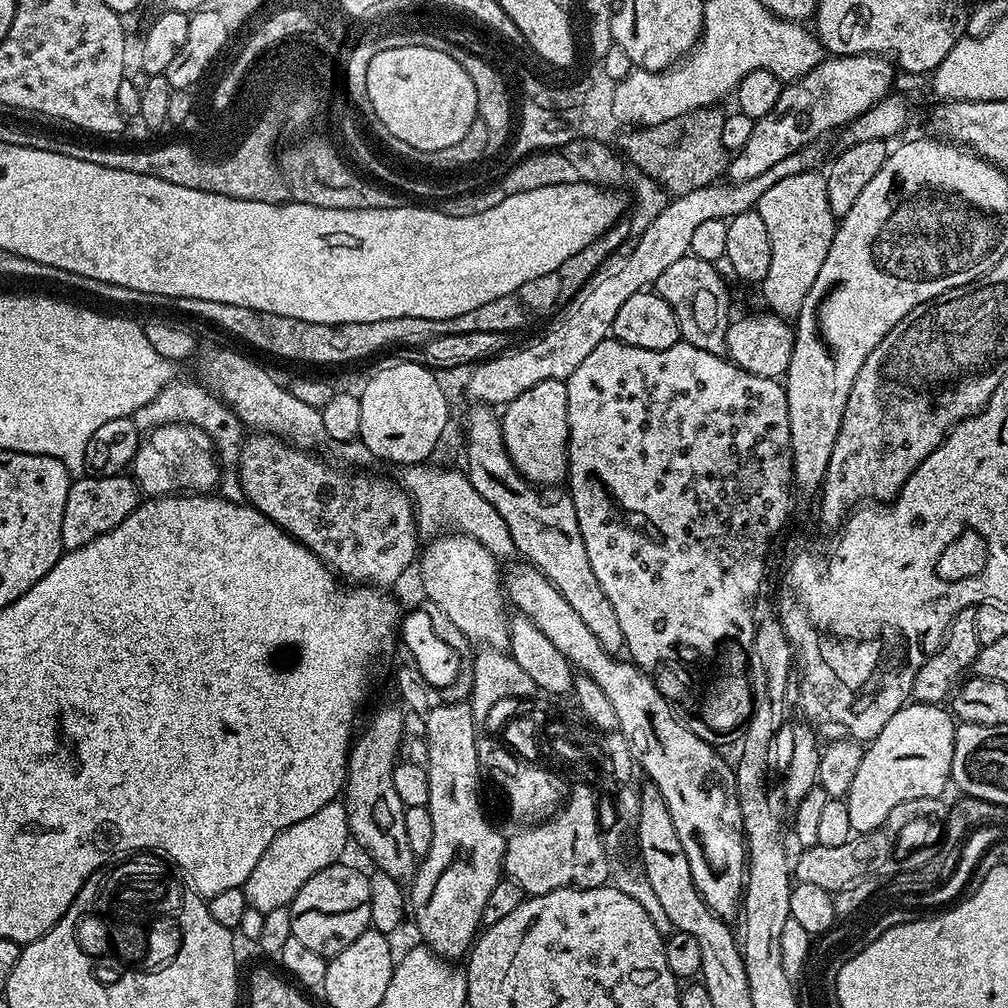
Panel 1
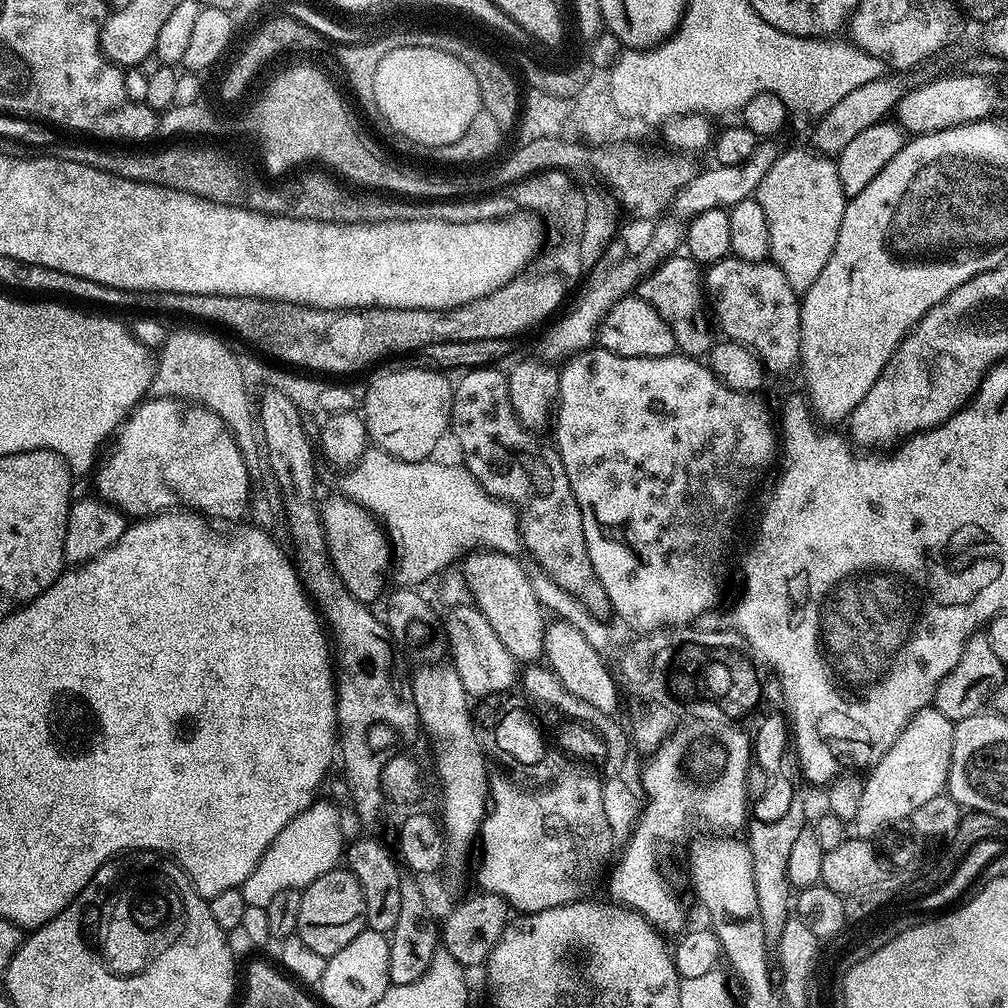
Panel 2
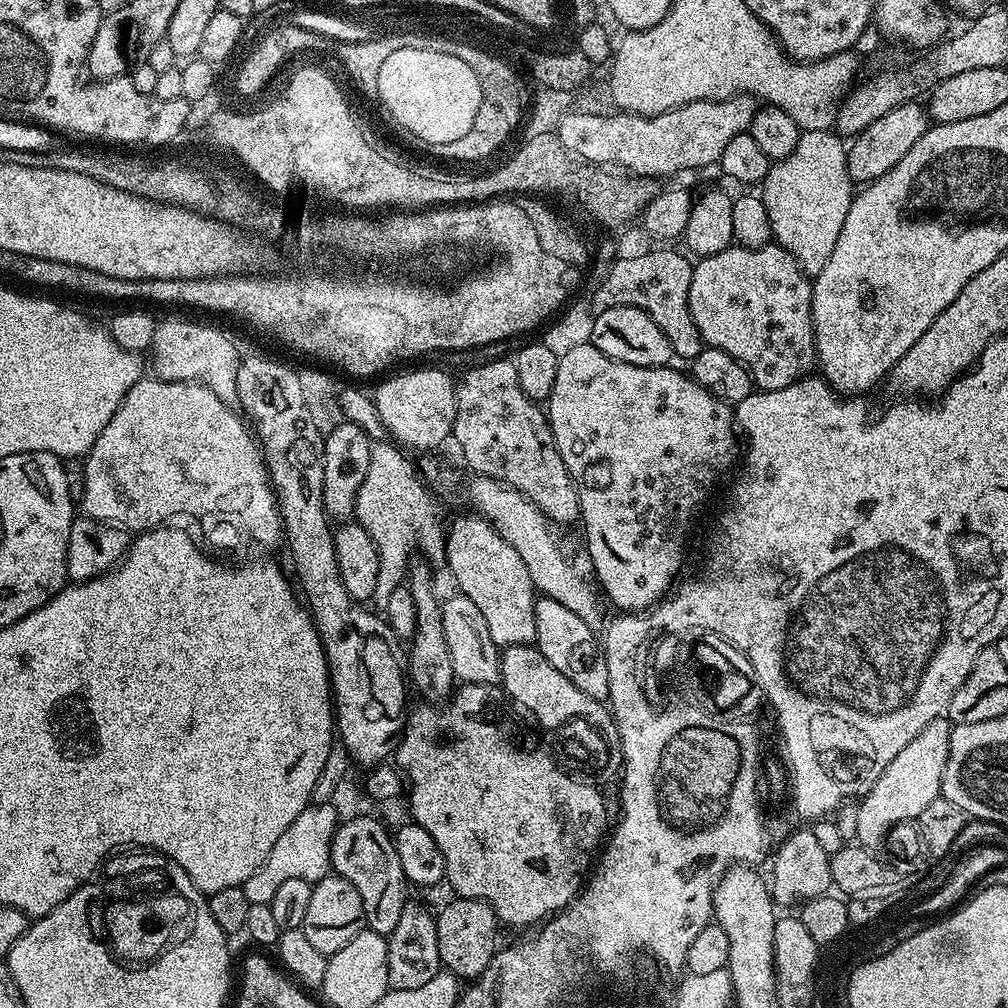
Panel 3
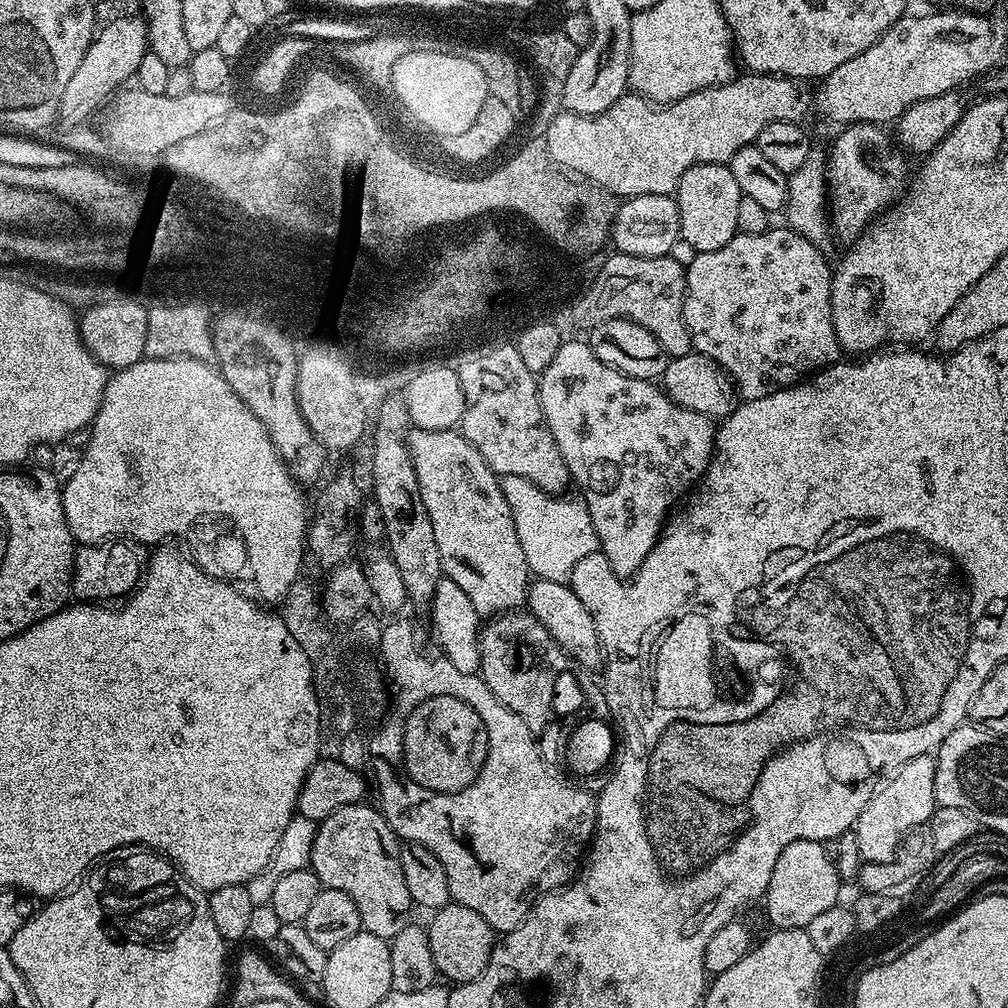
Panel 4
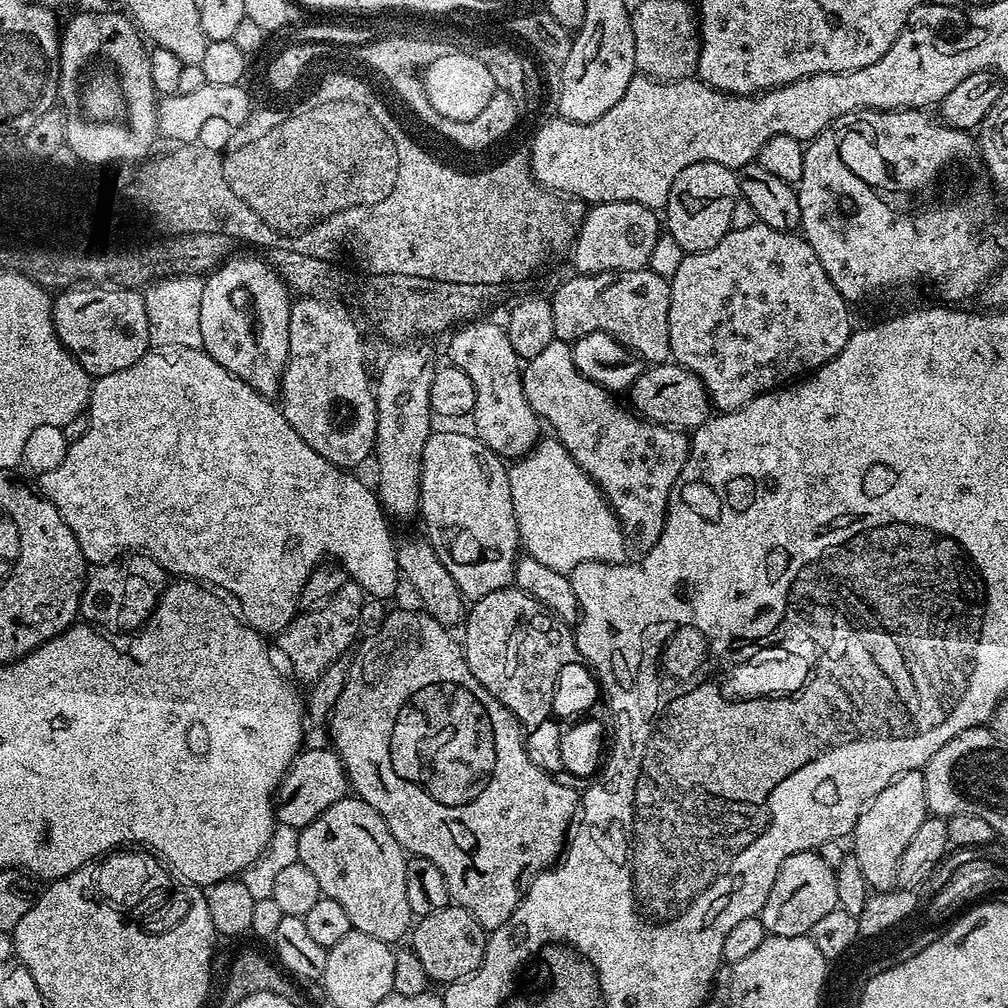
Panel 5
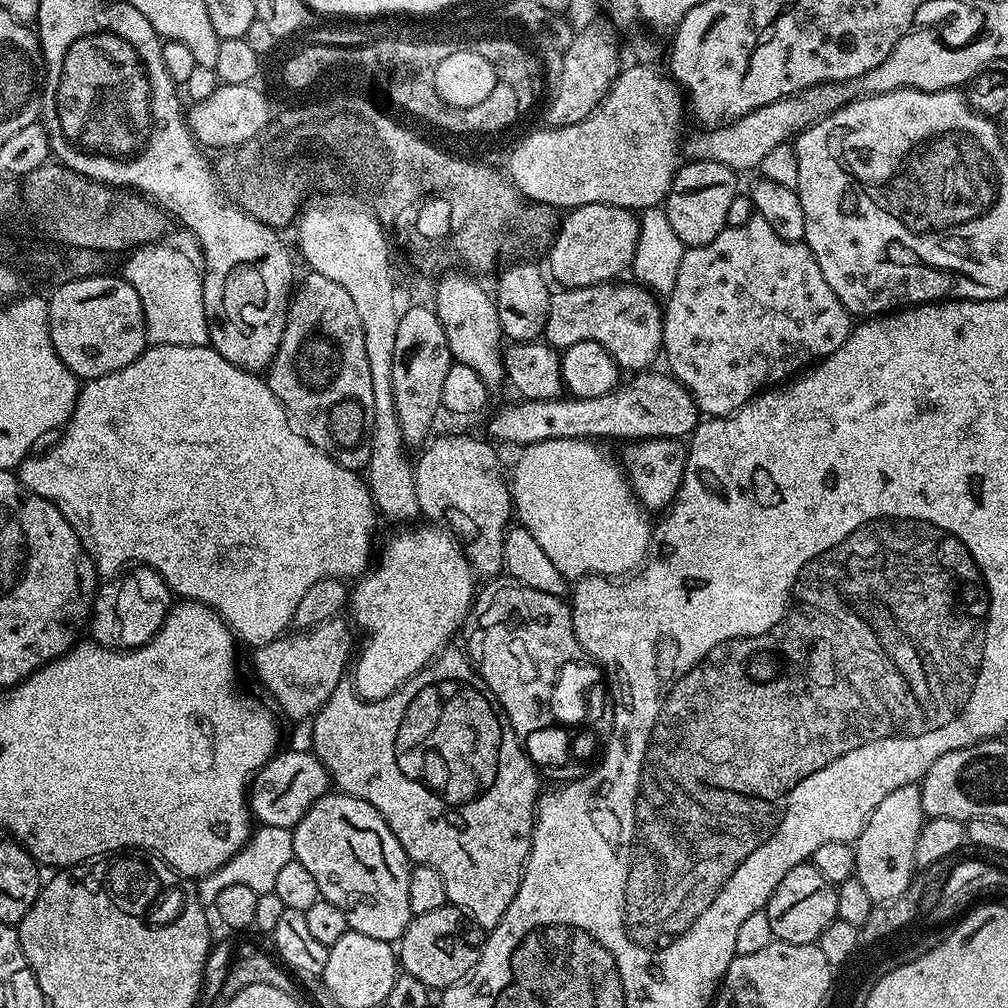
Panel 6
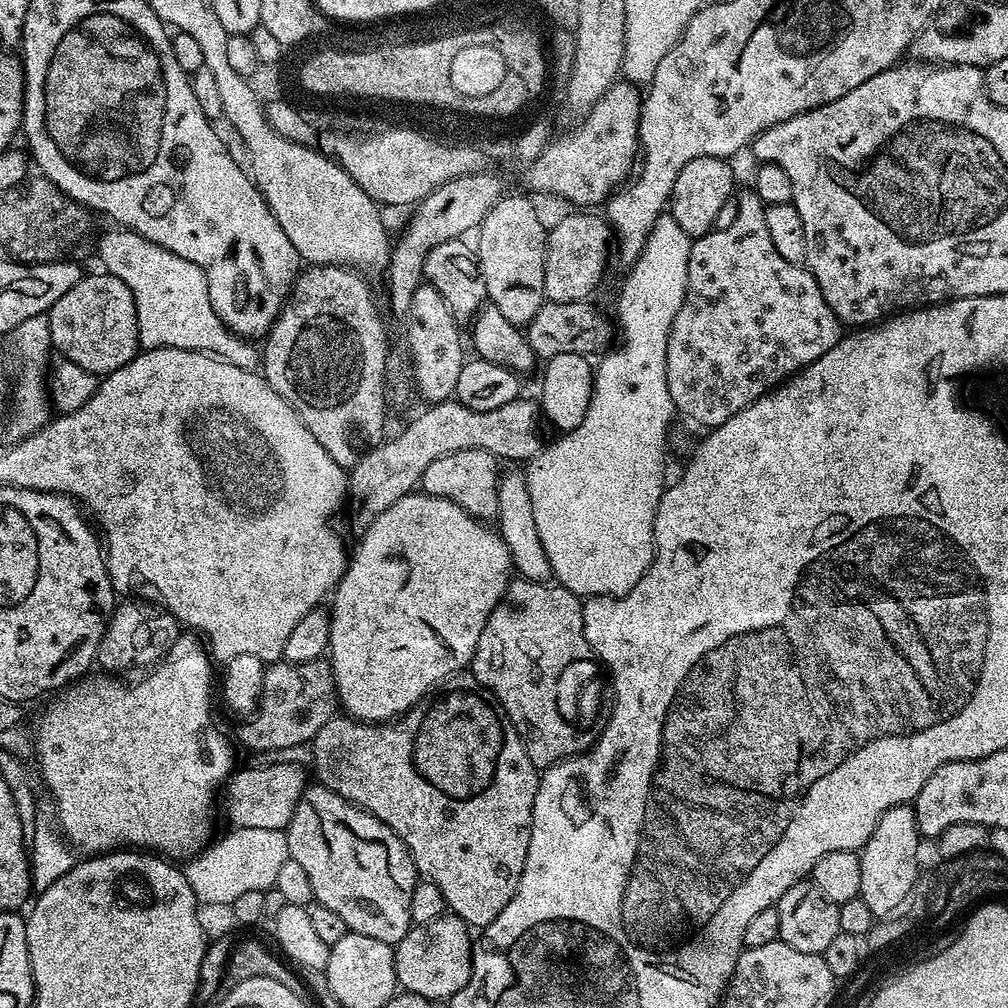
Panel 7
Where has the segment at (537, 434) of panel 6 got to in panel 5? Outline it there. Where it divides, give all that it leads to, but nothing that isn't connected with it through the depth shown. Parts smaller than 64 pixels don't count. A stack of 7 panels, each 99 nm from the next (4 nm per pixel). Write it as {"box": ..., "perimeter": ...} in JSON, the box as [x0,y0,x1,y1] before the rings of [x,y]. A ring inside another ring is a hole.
{"box":[630,362,714,430],"perimeter":[[[675,362],[645,367],[632,384],[630,395],[633,404],[631,407],[643,419],[664,424],[667,428],[694,430],[714,414],[712,402],[708,399],[708,385],[700,381],[693,372]]]}

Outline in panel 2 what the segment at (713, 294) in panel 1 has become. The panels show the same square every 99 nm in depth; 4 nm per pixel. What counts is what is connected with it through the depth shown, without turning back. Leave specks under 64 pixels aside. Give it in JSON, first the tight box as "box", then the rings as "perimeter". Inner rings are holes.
{"box":[634,254,714,358],"perimeter":[[[677,254],[668,257],[663,264],[652,269],[637,283],[634,292],[646,302],[650,302],[650,306],[654,306],[658,314],[662,314],[666,326],[672,328],[677,349],[683,355],[693,358],[707,357],[712,350],[714,337],[708,329],[710,316],[706,311],[706,284],[702,279],[701,265],[697,264],[691,256]]]}

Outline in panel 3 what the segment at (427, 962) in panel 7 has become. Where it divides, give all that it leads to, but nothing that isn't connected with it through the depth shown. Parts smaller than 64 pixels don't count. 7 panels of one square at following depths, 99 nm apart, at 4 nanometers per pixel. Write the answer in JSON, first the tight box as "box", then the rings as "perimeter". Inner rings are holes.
{"box":[435,898,498,981],"perimeter":[[[452,898],[441,912],[435,913],[435,917],[441,965],[461,981],[475,981],[488,969],[493,956],[498,951],[496,912],[485,900]]]}

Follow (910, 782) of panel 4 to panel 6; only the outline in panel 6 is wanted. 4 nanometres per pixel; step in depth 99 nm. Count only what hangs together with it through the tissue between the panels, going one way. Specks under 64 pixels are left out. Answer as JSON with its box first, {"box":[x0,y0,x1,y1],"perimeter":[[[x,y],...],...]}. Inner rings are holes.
{"box":[854,784,925,905],"perimeter":[[[916,784],[898,786],[898,790],[890,790],[890,794],[886,794],[886,798],[882,798],[882,802],[878,802],[878,806],[870,814],[866,826],[860,832],[860,837],[854,841],[854,847],[856,849],[856,877],[858,882],[862,882],[866,894],[870,894],[873,905],[896,900],[911,886],[916,868],[914,846],[918,842],[918,834],[922,830],[925,819],[920,789]]]}

